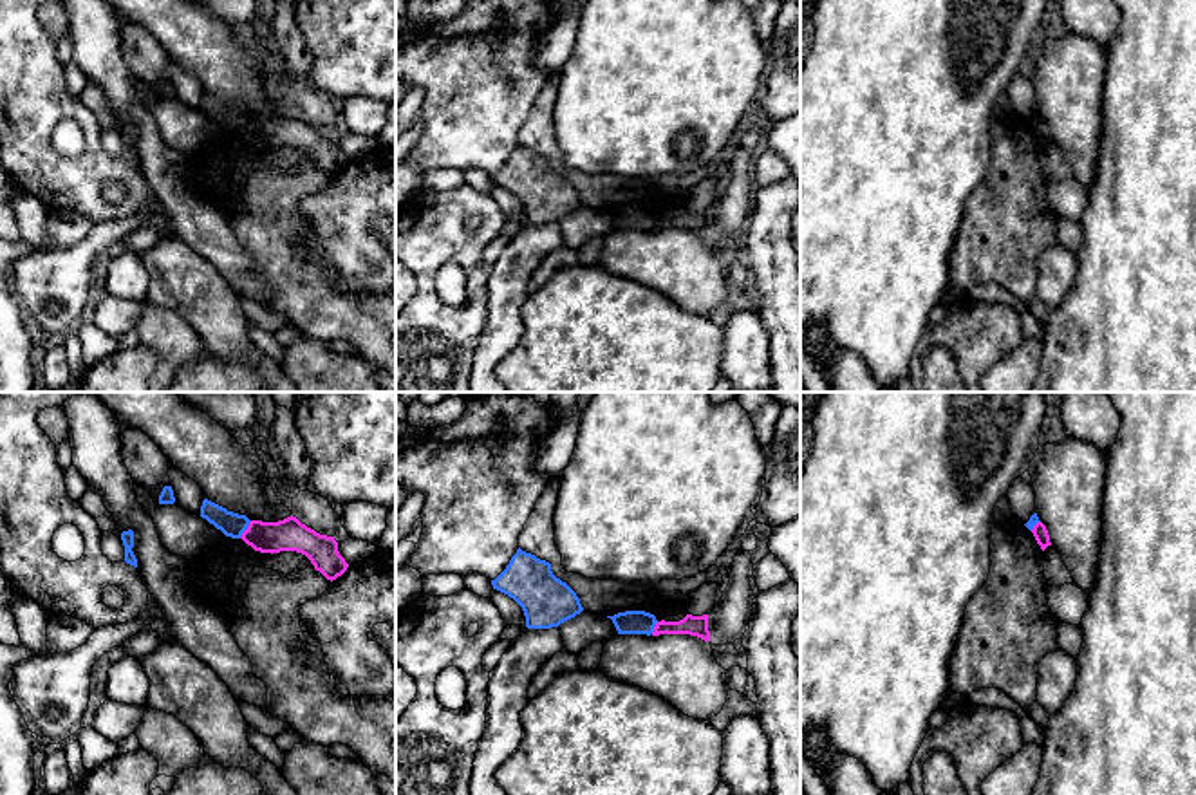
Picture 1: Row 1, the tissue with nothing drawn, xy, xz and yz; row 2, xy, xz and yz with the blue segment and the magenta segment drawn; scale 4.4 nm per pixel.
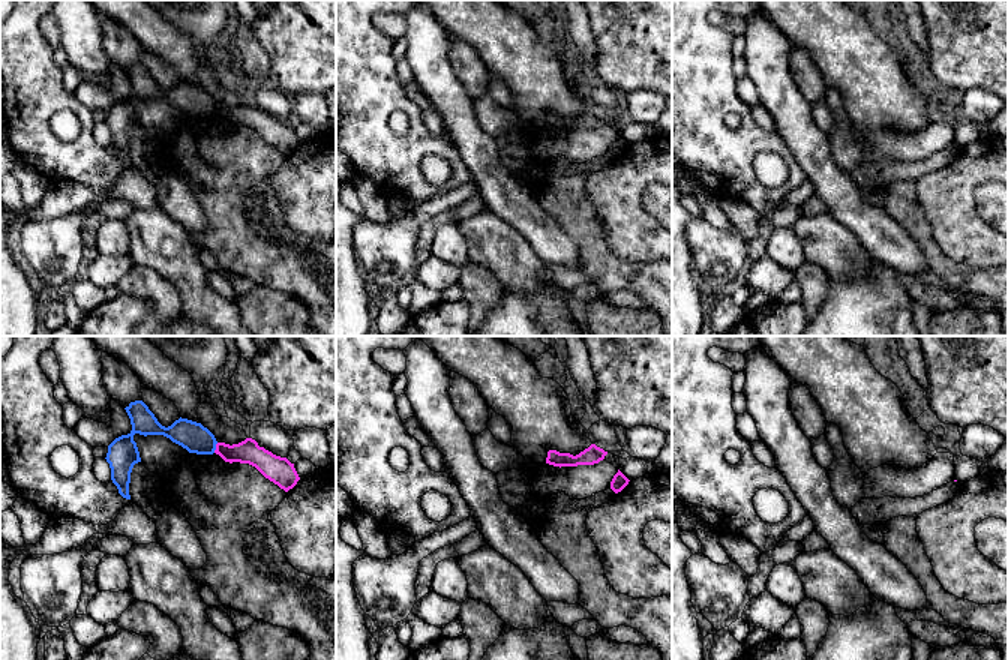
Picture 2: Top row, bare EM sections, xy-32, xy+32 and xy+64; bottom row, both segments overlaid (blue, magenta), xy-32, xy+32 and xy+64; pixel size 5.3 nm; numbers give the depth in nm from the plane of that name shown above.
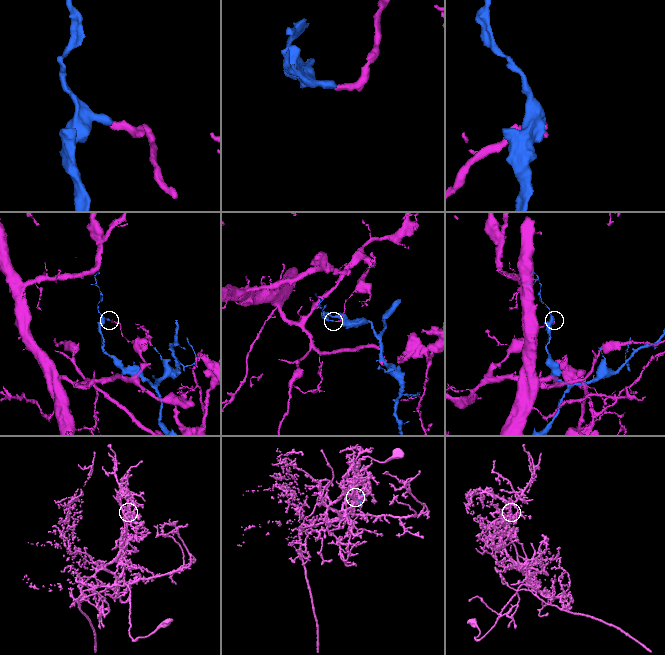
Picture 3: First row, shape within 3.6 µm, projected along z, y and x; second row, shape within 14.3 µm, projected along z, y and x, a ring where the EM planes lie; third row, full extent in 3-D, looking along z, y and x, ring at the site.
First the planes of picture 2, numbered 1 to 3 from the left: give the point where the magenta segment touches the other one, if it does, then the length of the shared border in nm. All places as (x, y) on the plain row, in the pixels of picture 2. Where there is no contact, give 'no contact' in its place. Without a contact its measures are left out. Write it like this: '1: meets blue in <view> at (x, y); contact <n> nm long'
1: meets blue in xy-32 at (215, 111); contact 60 nm long
2: no contact
3: no contact

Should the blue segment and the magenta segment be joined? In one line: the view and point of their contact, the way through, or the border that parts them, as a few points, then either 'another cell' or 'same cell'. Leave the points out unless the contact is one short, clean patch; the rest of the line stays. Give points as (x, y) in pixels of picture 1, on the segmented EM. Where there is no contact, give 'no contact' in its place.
meets blue in xy at (246, 528); border along xy (252, 521), (239, 537); another cell

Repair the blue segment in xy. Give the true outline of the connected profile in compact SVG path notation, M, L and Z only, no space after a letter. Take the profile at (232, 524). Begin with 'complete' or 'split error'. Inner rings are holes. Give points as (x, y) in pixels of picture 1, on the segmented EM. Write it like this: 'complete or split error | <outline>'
complete | M208 499L202 500L201 517L231 538L240 538L251 522L246 515L228 511Z

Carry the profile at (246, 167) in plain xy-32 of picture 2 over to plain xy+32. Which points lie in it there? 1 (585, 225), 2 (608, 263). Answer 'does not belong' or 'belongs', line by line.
1: belongs
2: belongs

